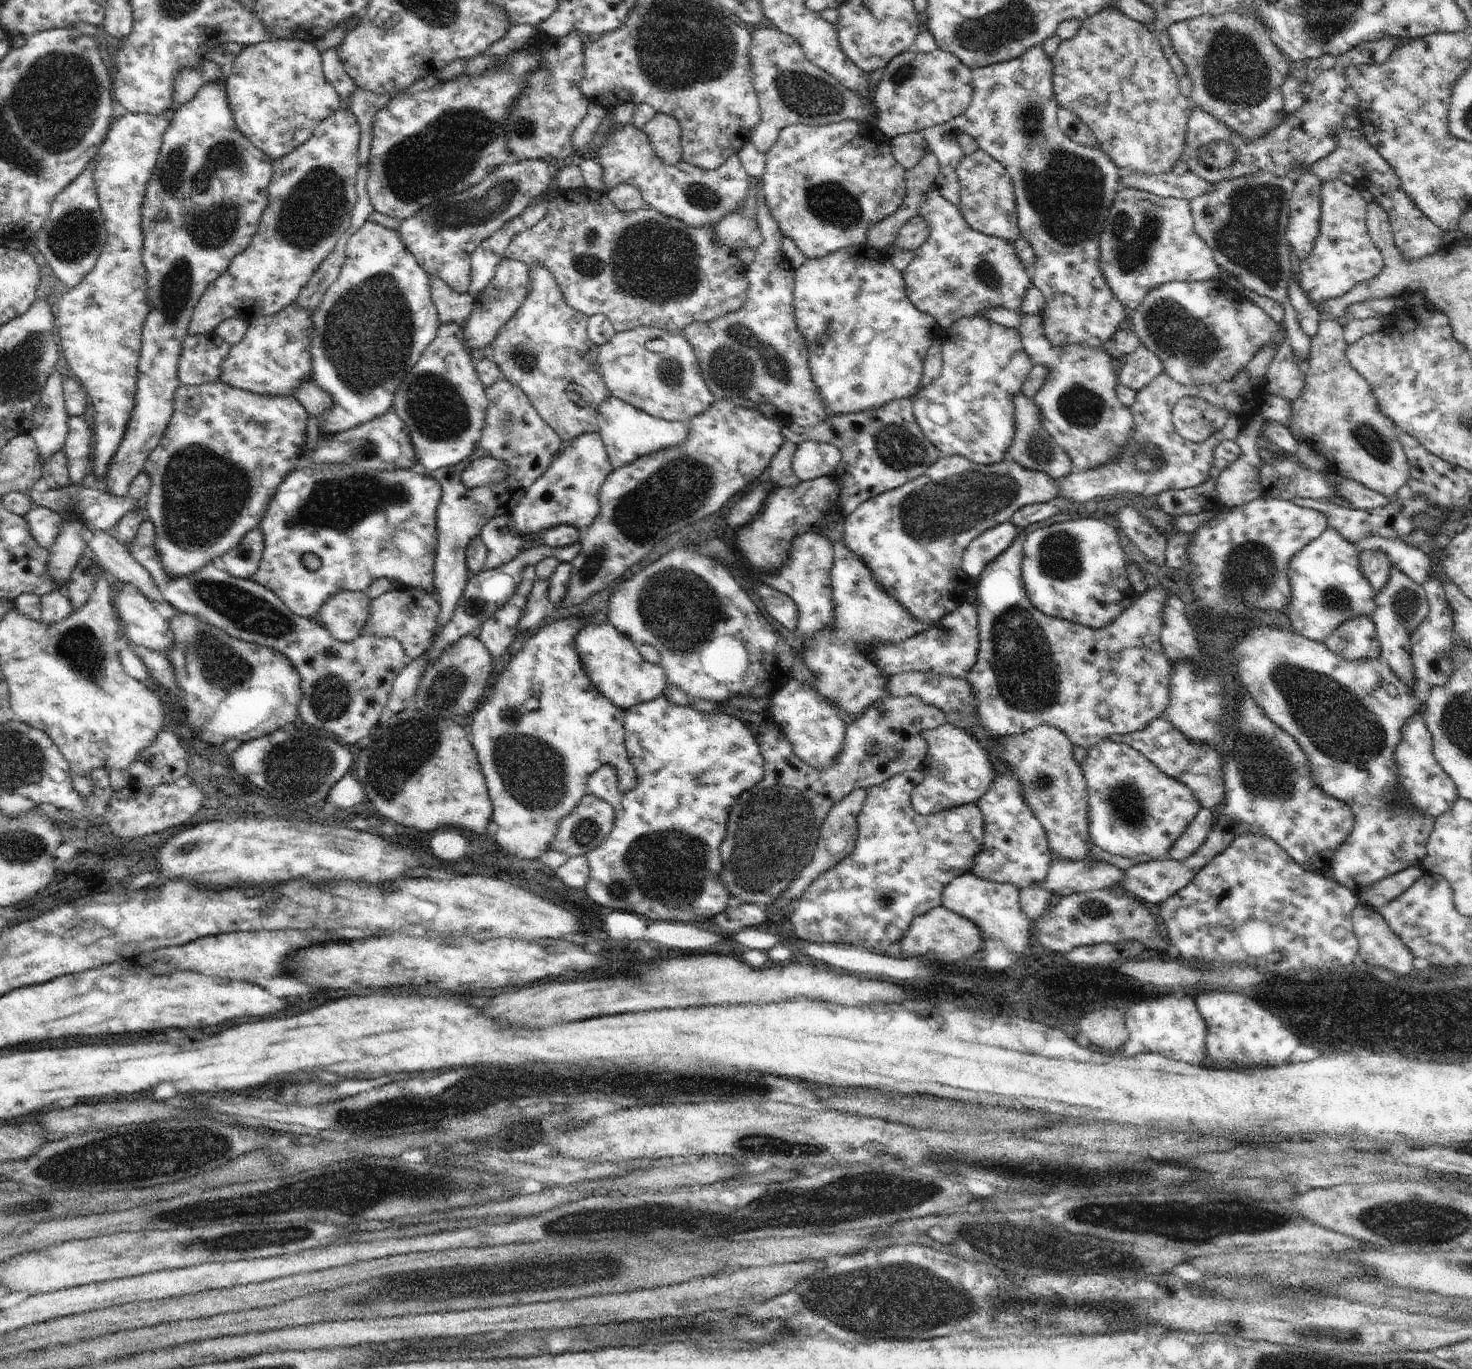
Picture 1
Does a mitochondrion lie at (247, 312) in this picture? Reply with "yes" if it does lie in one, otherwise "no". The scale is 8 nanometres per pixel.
no

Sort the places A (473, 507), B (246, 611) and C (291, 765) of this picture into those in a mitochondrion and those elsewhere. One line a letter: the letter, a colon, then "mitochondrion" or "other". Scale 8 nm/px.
A: mitochondrion
B: mitochondrion
C: mitochondrion

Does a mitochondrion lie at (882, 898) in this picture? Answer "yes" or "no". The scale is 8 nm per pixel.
yes

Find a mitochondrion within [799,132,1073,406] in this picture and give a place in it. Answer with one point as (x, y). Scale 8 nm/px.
(830, 202)

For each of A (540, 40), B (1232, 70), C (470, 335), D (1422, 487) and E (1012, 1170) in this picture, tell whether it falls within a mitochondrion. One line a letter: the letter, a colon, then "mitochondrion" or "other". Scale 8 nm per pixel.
A: other
B: mitochondrion
C: other
D: other
E: mitochondrion

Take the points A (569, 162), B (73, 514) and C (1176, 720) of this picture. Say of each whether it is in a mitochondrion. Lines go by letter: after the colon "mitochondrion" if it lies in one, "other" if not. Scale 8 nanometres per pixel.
A: other
B: other
C: other

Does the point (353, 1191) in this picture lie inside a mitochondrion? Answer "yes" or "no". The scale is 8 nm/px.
yes

